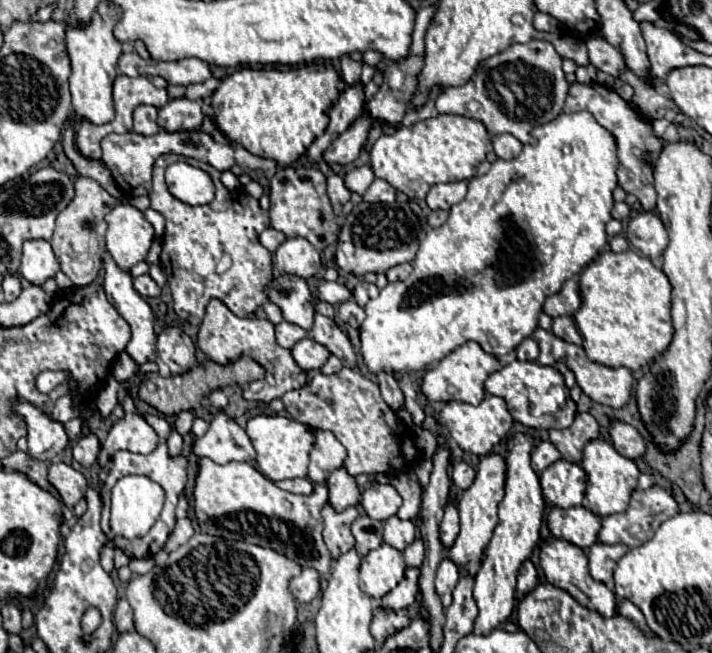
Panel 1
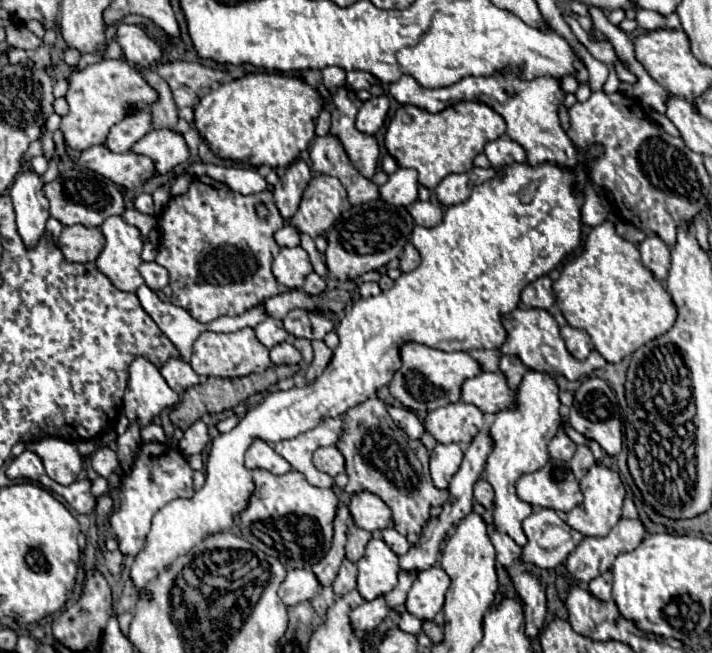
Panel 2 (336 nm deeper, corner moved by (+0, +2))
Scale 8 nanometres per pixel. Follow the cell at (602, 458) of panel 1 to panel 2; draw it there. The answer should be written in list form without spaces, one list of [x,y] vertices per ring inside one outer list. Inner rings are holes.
[[[596,464],[594,468],[590,468],[590,472],[580,480],[580,492],[584,496],[582,504],[578,504],[576,508],[572,508],[568,514],[566,514],[566,524],[574,530],[578,530],[582,536],[594,536],[594,538],[600,538],[600,536],[606,536],[614,524],[620,520],[620,514],[622,514],[622,500],[624,500],[624,484],[620,482],[620,476],[602,466],[602,464]]]

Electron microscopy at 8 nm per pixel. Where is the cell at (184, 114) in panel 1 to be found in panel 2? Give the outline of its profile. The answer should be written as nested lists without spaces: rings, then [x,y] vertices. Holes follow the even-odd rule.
[[[152,130],[142,140],[138,140],[130,152],[144,154],[154,162],[154,174],[166,176],[176,166],[188,162],[190,150],[182,138],[182,134],[172,130]]]

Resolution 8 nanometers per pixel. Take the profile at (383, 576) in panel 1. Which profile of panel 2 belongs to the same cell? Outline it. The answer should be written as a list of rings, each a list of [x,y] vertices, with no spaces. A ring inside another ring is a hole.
[[[372,538],[366,554],[356,562],[358,592],[364,600],[374,600],[390,592],[398,584],[398,556],[386,546],[382,538]]]

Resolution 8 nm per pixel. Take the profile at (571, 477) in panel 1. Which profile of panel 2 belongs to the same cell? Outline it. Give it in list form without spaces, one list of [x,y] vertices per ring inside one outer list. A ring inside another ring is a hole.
[[[548,460],[544,468],[520,476],[516,494],[530,506],[550,508],[564,514],[582,502],[578,482],[570,472],[570,466],[562,460]]]

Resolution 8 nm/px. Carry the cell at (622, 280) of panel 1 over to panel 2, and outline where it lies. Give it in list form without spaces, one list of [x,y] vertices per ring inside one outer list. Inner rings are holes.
[[[612,222],[592,228],[582,252],[562,266],[554,292],[568,324],[586,330],[594,348],[608,362],[620,362],[642,344],[668,332],[676,316],[670,294],[642,266],[638,248],[616,234]]]

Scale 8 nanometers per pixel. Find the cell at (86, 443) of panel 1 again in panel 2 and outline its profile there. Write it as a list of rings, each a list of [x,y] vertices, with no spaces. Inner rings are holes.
[[[102,446],[92,454],[92,468],[104,478],[108,478],[112,472],[116,472],[118,466],[120,466],[118,464],[118,456],[108,446]]]

